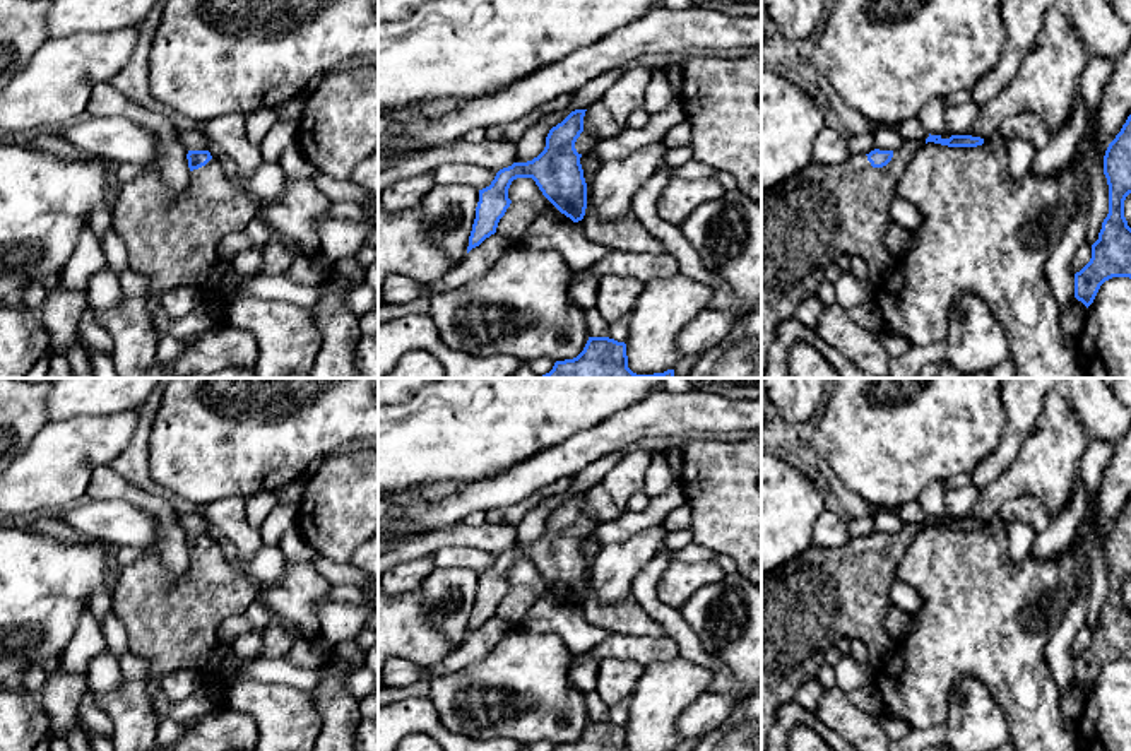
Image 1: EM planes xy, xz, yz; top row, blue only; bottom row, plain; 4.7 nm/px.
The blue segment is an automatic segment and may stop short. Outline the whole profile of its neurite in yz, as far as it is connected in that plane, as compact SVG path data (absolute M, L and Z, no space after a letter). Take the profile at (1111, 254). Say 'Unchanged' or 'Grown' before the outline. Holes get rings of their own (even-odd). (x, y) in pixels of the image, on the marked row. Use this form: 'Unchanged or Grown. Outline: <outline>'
Unchanged. Outline: M1131 115L1105 151L1104 174L1109 185L1109 214L1092 245L1090 262L1075 274L1075 298L1087 308L1105 281L1131 279L1131 228L1124 217L1124 200L1131 193Z

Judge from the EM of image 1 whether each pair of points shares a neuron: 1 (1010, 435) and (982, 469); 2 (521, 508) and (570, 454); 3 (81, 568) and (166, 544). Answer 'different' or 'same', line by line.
1: same
2: different
3: different

